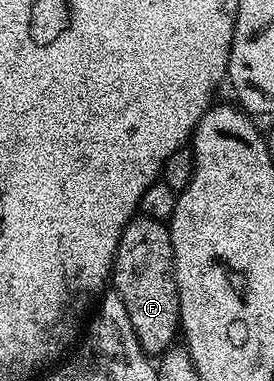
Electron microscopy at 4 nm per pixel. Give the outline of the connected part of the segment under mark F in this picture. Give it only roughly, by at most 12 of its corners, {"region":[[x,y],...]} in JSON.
{"region":[[133,217],[111,290],[149,357],[173,346],[180,298],[172,232]]}

